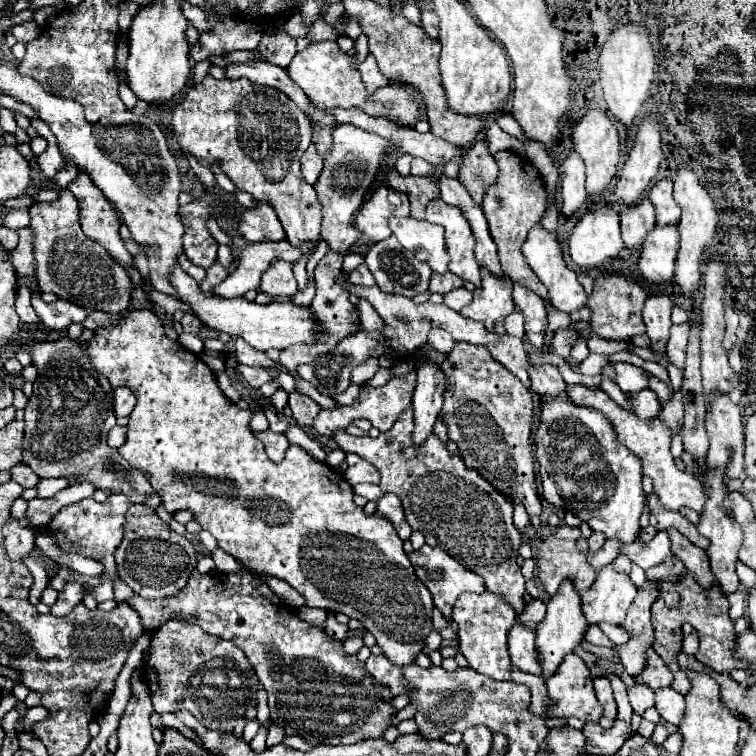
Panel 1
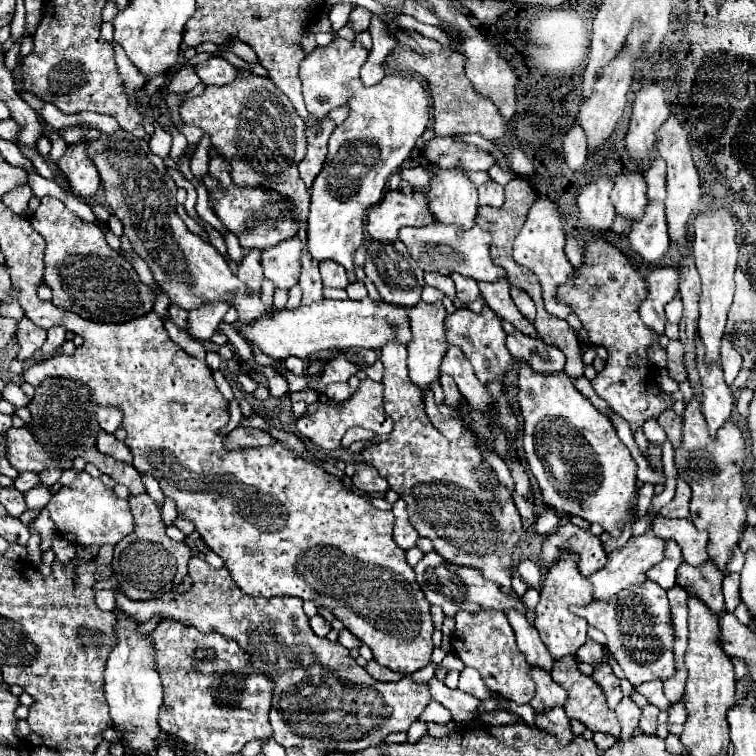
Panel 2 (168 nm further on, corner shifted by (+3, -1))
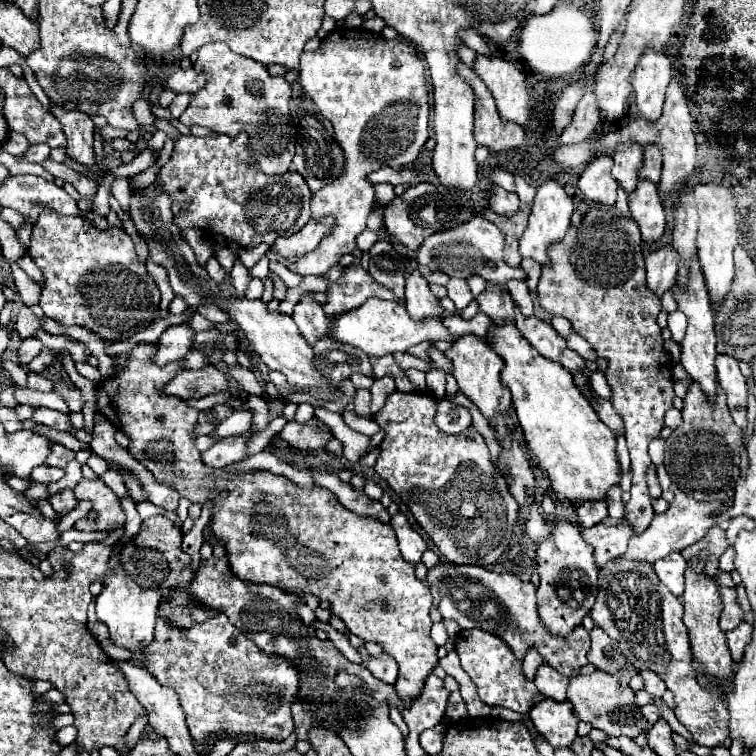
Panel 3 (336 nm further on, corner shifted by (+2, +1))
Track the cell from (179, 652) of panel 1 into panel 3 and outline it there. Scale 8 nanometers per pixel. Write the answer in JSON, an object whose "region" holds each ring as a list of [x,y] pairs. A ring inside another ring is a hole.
{"region":[[[218,614],[206,622],[192,622],[190,628],[178,628],[166,618],[156,620],[156,646],[152,646],[152,674],[162,686],[176,690],[180,706],[186,714],[188,730],[198,744],[208,744],[210,738],[226,740],[238,738],[242,734],[254,734],[268,740],[286,740],[294,732],[294,722],[290,714],[290,702],[296,698],[298,682],[296,670],[284,662],[284,658],[264,654],[252,640],[248,640],[240,630],[236,630],[226,614]]]}

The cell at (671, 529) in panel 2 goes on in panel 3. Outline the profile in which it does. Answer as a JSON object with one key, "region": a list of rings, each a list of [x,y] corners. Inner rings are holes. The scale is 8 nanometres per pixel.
{"region":[[[714,526],[714,528],[708,530],[708,534],[706,534],[702,540],[698,540],[698,542],[694,542],[692,546],[684,548],[684,550],[682,550],[682,556],[690,562],[690,560],[694,560],[696,556],[700,556],[700,552],[706,550],[706,552],[708,552],[708,560],[706,560],[704,574],[712,578],[712,576],[718,572],[718,558],[720,558],[720,554],[722,554],[726,548],[728,548],[728,542],[726,542],[724,530],[718,528],[718,526]]]}

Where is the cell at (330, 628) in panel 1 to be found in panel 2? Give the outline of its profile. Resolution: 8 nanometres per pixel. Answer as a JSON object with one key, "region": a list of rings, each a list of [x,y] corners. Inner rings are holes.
{"region":[[[315,614],[313,618],[309,618],[309,624],[311,624],[311,630],[313,630],[317,636],[321,636],[321,638],[331,630],[331,624],[329,624],[325,618],[321,618],[319,614]]]}

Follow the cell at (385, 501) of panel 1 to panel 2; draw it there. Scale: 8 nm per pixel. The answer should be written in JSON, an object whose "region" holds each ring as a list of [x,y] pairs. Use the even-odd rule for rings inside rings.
{"region":[[[397,500],[393,504],[393,514],[395,514],[395,544],[401,548],[401,550],[409,550],[415,546],[419,534],[417,530],[411,526],[409,522],[409,516],[407,516],[407,508],[403,504],[403,500]]]}

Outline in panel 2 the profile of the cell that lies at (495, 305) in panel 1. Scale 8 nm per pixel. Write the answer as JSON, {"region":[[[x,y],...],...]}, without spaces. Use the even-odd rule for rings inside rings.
{"region":[[[459,308],[455,314],[447,316],[445,324],[447,324],[447,344],[459,346],[463,350],[463,354],[467,356],[467,360],[475,370],[475,376],[483,384],[489,384],[493,380],[499,380],[499,382],[505,380],[505,374],[511,372],[513,368],[513,358],[505,346],[505,332],[503,332],[501,320],[491,308],[483,308],[481,314],[475,314],[467,308]]]}

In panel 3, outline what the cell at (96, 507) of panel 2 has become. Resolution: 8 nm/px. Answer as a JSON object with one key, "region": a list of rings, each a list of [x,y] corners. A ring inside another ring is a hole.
{"region":[[[82,478],[74,488],[76,500],[92,502],[92,516],[78,520],[72,528],[80,532],[112,532],[124,526],[124,510],[120,508],[118,496],[100,480]]]}

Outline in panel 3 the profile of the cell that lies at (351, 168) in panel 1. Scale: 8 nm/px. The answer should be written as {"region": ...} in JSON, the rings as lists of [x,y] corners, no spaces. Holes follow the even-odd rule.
{"region":[[[336,28],[318,50],[304,52],[300,56],[300,76],[298,76],[304,94],[318,106],[320,114],[328,118],[334,126],[334,134],[344,152],[342,174],[332,182],[320,188],[312,196],[312,220],[322,220],[326,216],[334,218],[334,228],[322,238],[318,248],[306,254],[300,262],[289,263],[277,254],[270,254],[270,262],[281,263],[292,272],[302,276],[314,274],[320,276],[330,270],[344,254],[350,254],[356,248],[356,236],[366,230],[366,220],[374,212],[374,184],[368,182],[368,176],[384,166],[402,168],[410,166],[420,154],[422,146],[428,140],[428,80],[422,58],[416,48],[400,38],[386,40],[382,34],[368,32],[364,28]]]}

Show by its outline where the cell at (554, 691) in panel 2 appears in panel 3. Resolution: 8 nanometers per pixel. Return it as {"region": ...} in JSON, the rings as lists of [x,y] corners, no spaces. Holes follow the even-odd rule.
{"region":[[[542,696],[538,704],[532,706],[530,718],[534,728],[552,744],[552,746],[570,746],[576,738],[578,718],[572,712],[572,704],[568,700],[556,702],[552,698]]]}

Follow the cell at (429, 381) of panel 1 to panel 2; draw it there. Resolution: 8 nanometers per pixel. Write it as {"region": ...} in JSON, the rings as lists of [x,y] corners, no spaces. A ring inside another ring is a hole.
{"region":[[[419,300],[419,304],[415,304],[409,310],[413,340],[407,346],[407,350],[409,350],[407,366],[409,366],[411,382],[417,384],[421,390],[427,390],[429,384],[439,378],[439,366],[441,366],[441,360],[443,360],[443,356],[447,352],[447,342],[445,342],[445,316],[447,316],[447,310],[445,310],[443,302],[431,302],[429,304],[429,302]]]}

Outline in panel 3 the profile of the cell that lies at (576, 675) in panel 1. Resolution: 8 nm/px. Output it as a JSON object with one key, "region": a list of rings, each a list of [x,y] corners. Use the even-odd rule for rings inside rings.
{"region":[[[600,670],[592,672],[590,676],[578,674],[568,682],[568,700],[574,704],[574,714],[578,720],[592,724],[592,728],[604,730],[608,736],[630,736],[636,738],[646,724],[640,718],[640,708],[634,704],[634,690],[624,688],[620,690],[616,678],[604,674]]]}

